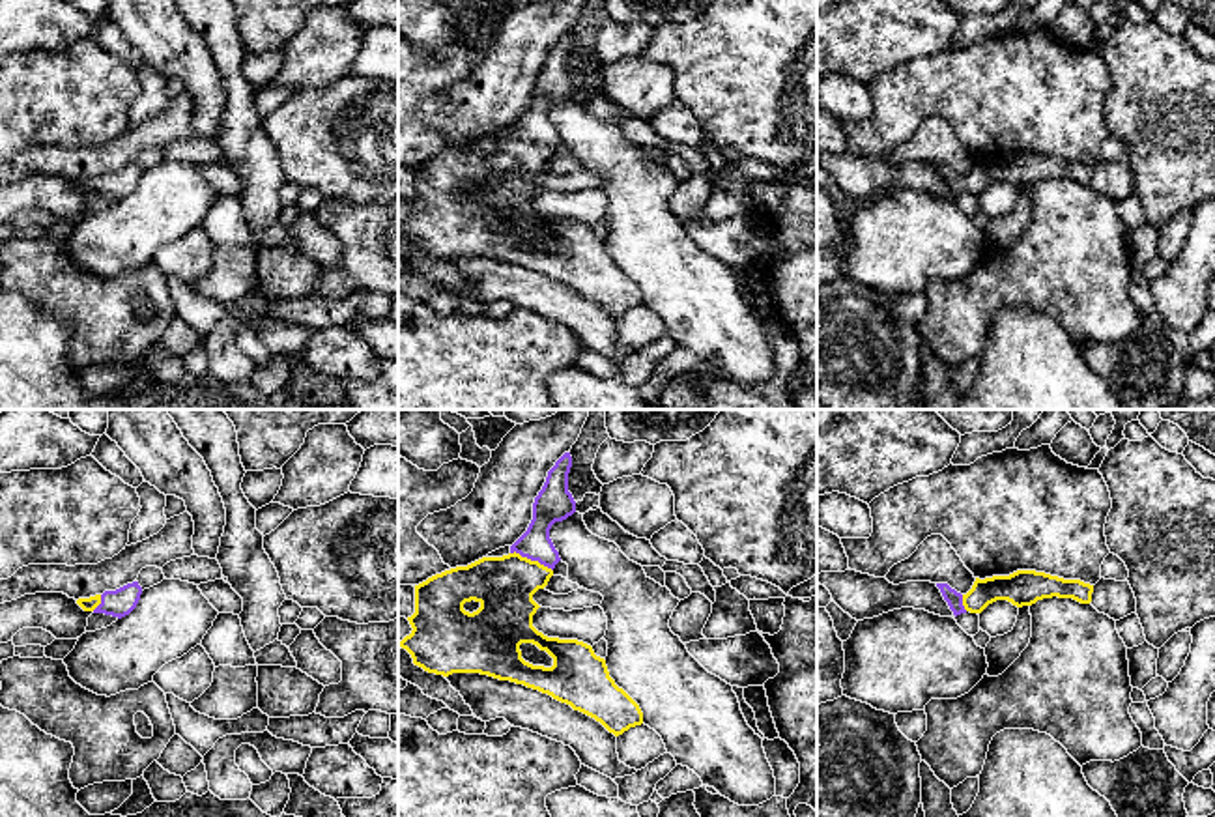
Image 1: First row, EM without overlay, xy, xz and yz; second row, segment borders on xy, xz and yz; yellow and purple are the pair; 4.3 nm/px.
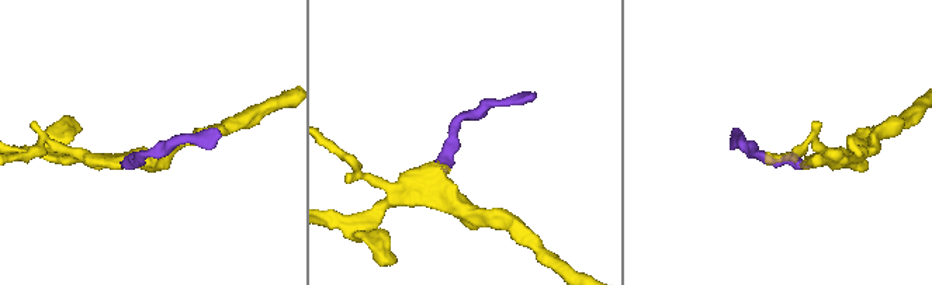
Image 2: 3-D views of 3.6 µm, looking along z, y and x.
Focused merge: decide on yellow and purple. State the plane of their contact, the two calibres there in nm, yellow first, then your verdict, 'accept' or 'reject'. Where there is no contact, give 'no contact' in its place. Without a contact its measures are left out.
meets yellow in xz; 260 nm thick on the yellow side, 150 nm on the other; accept

